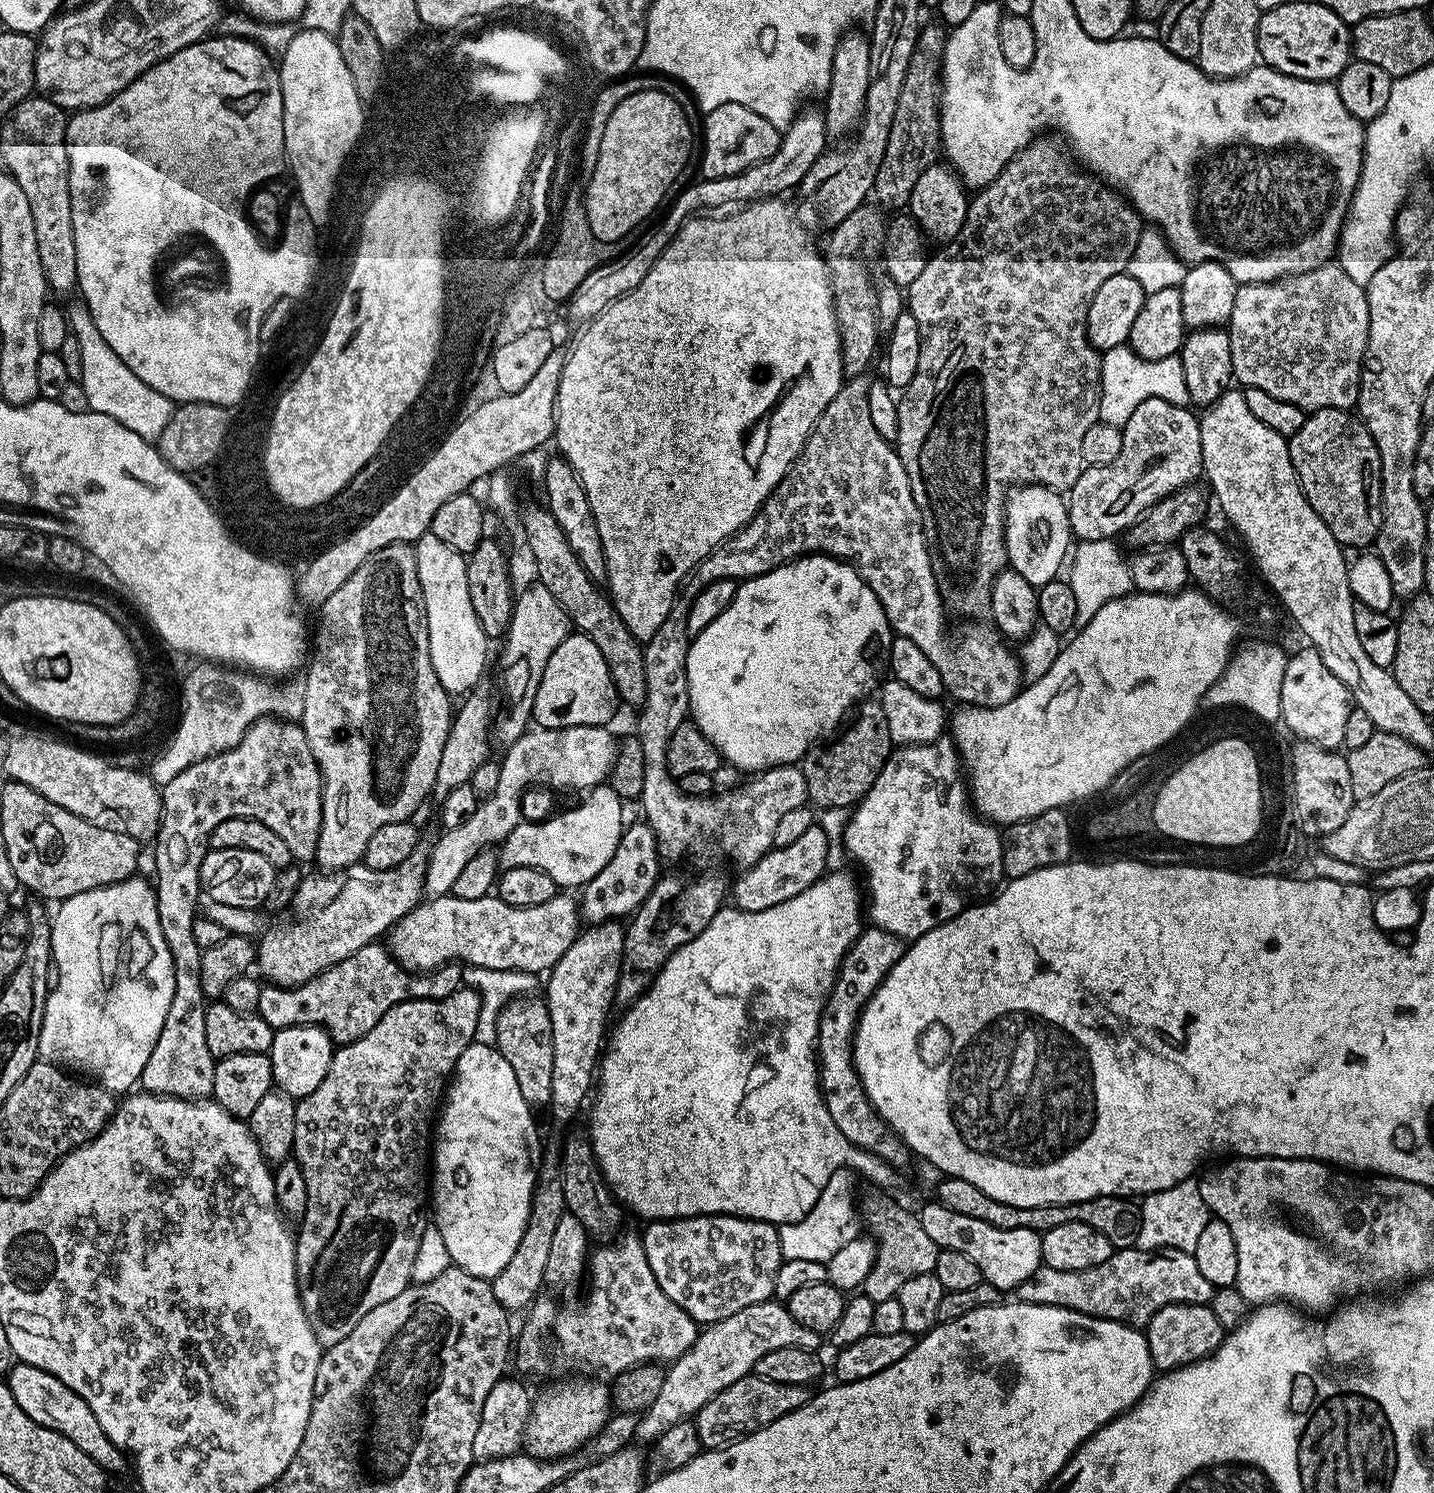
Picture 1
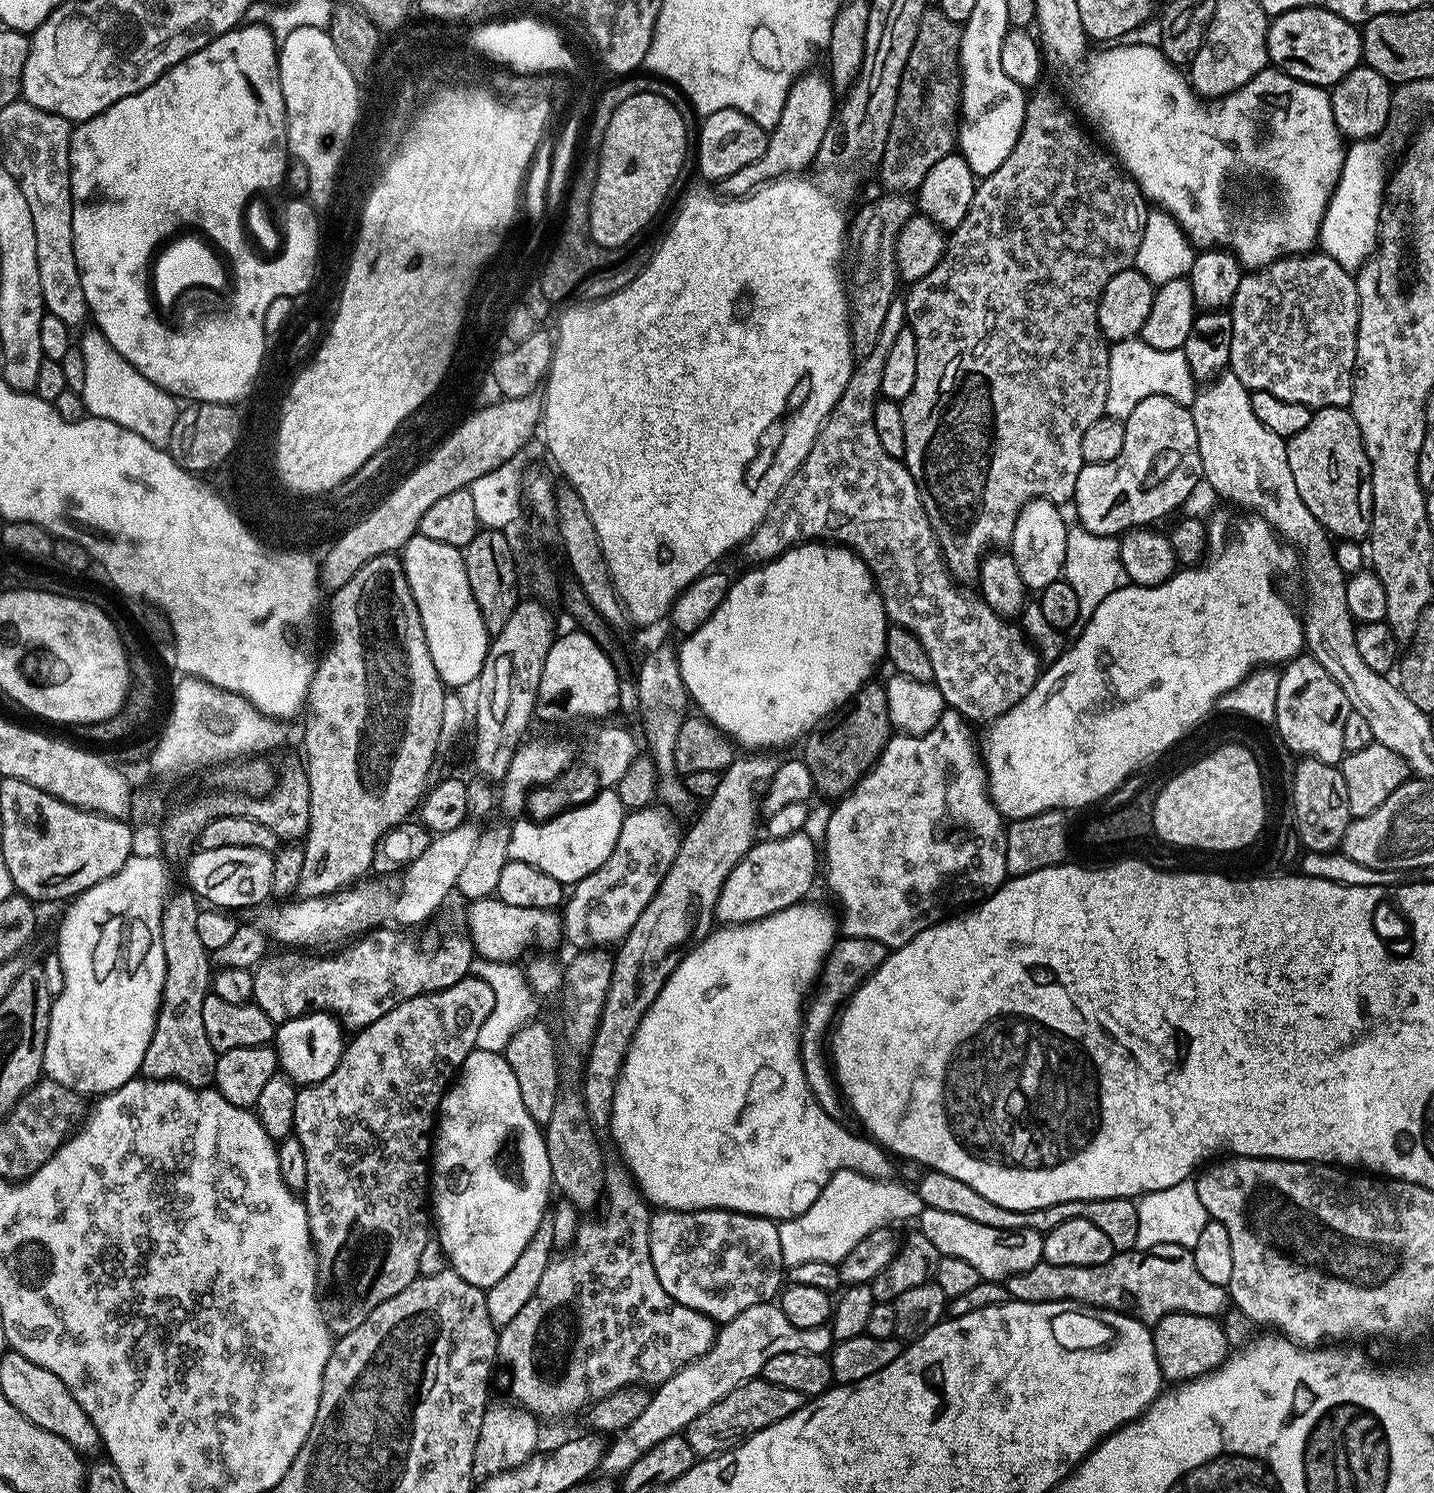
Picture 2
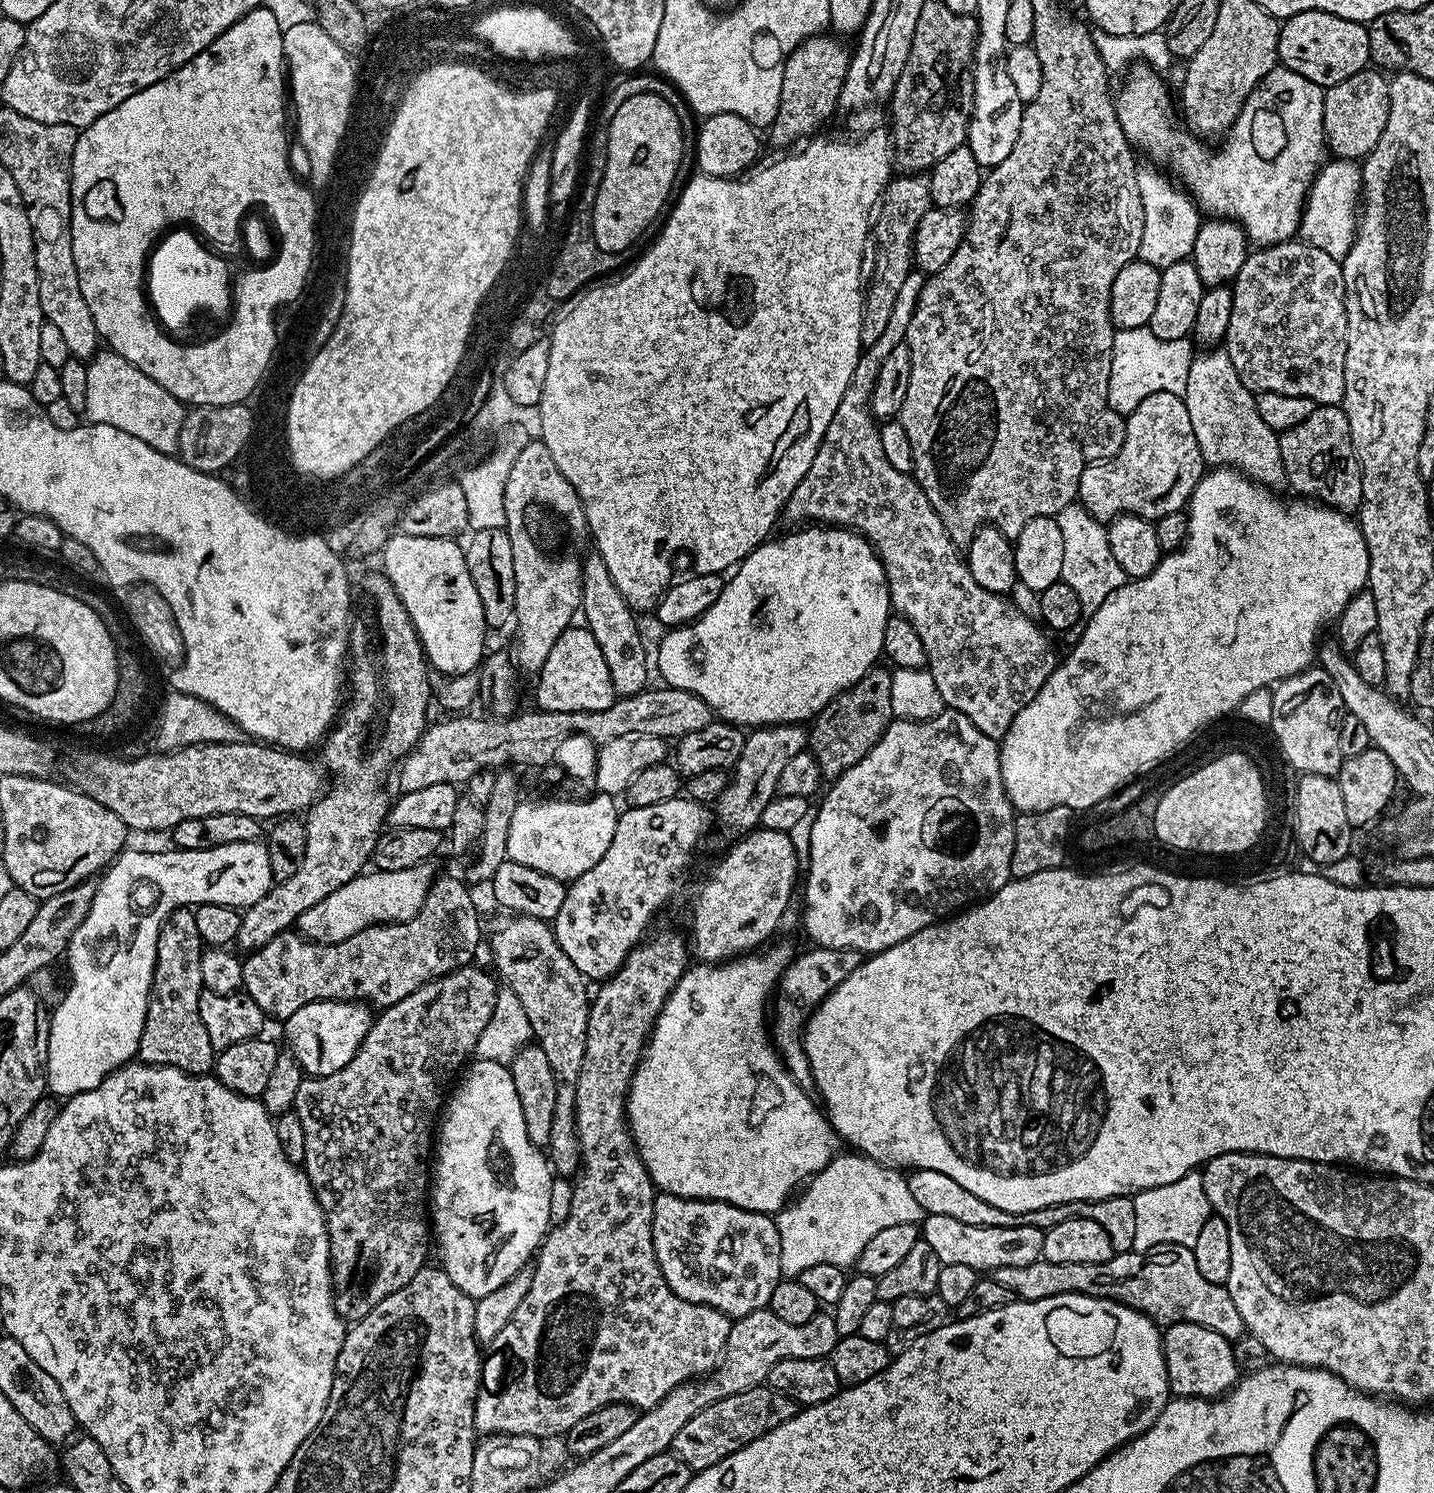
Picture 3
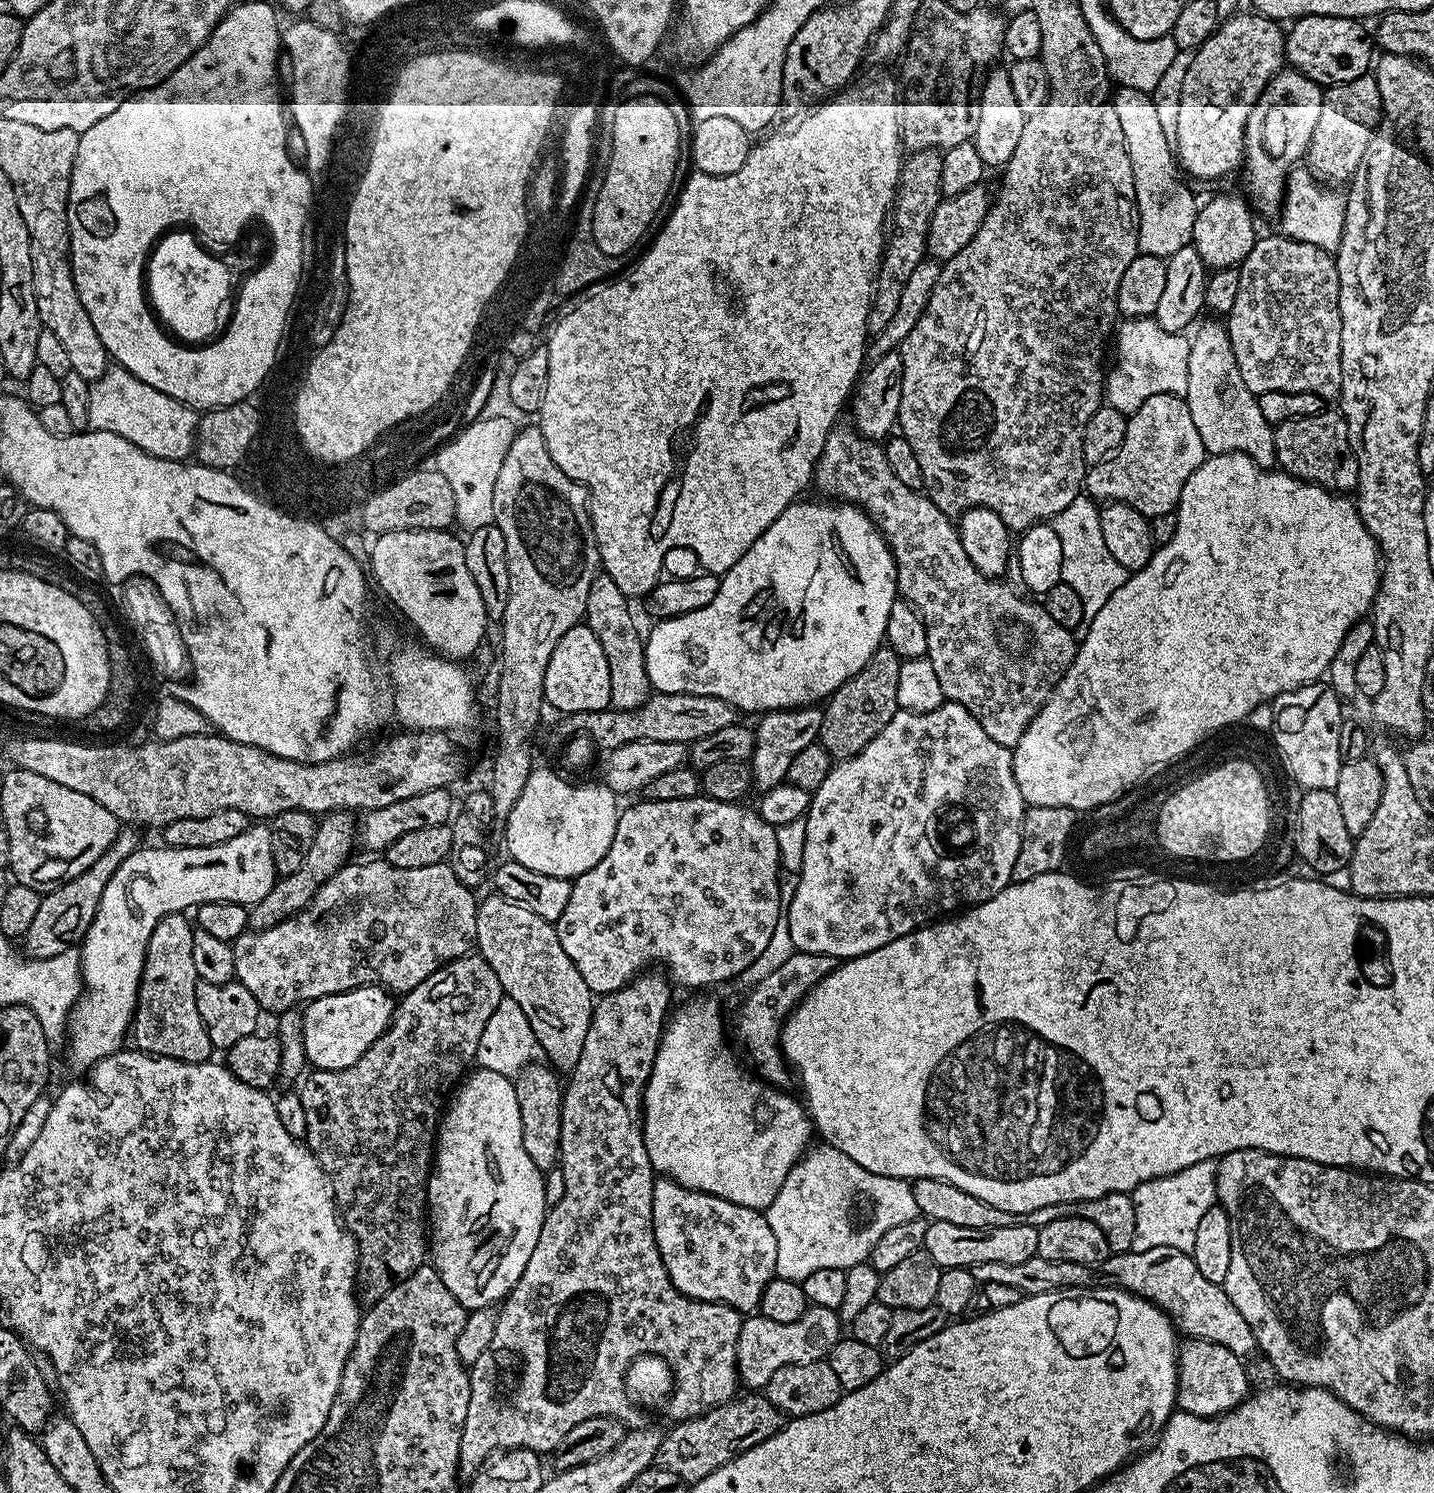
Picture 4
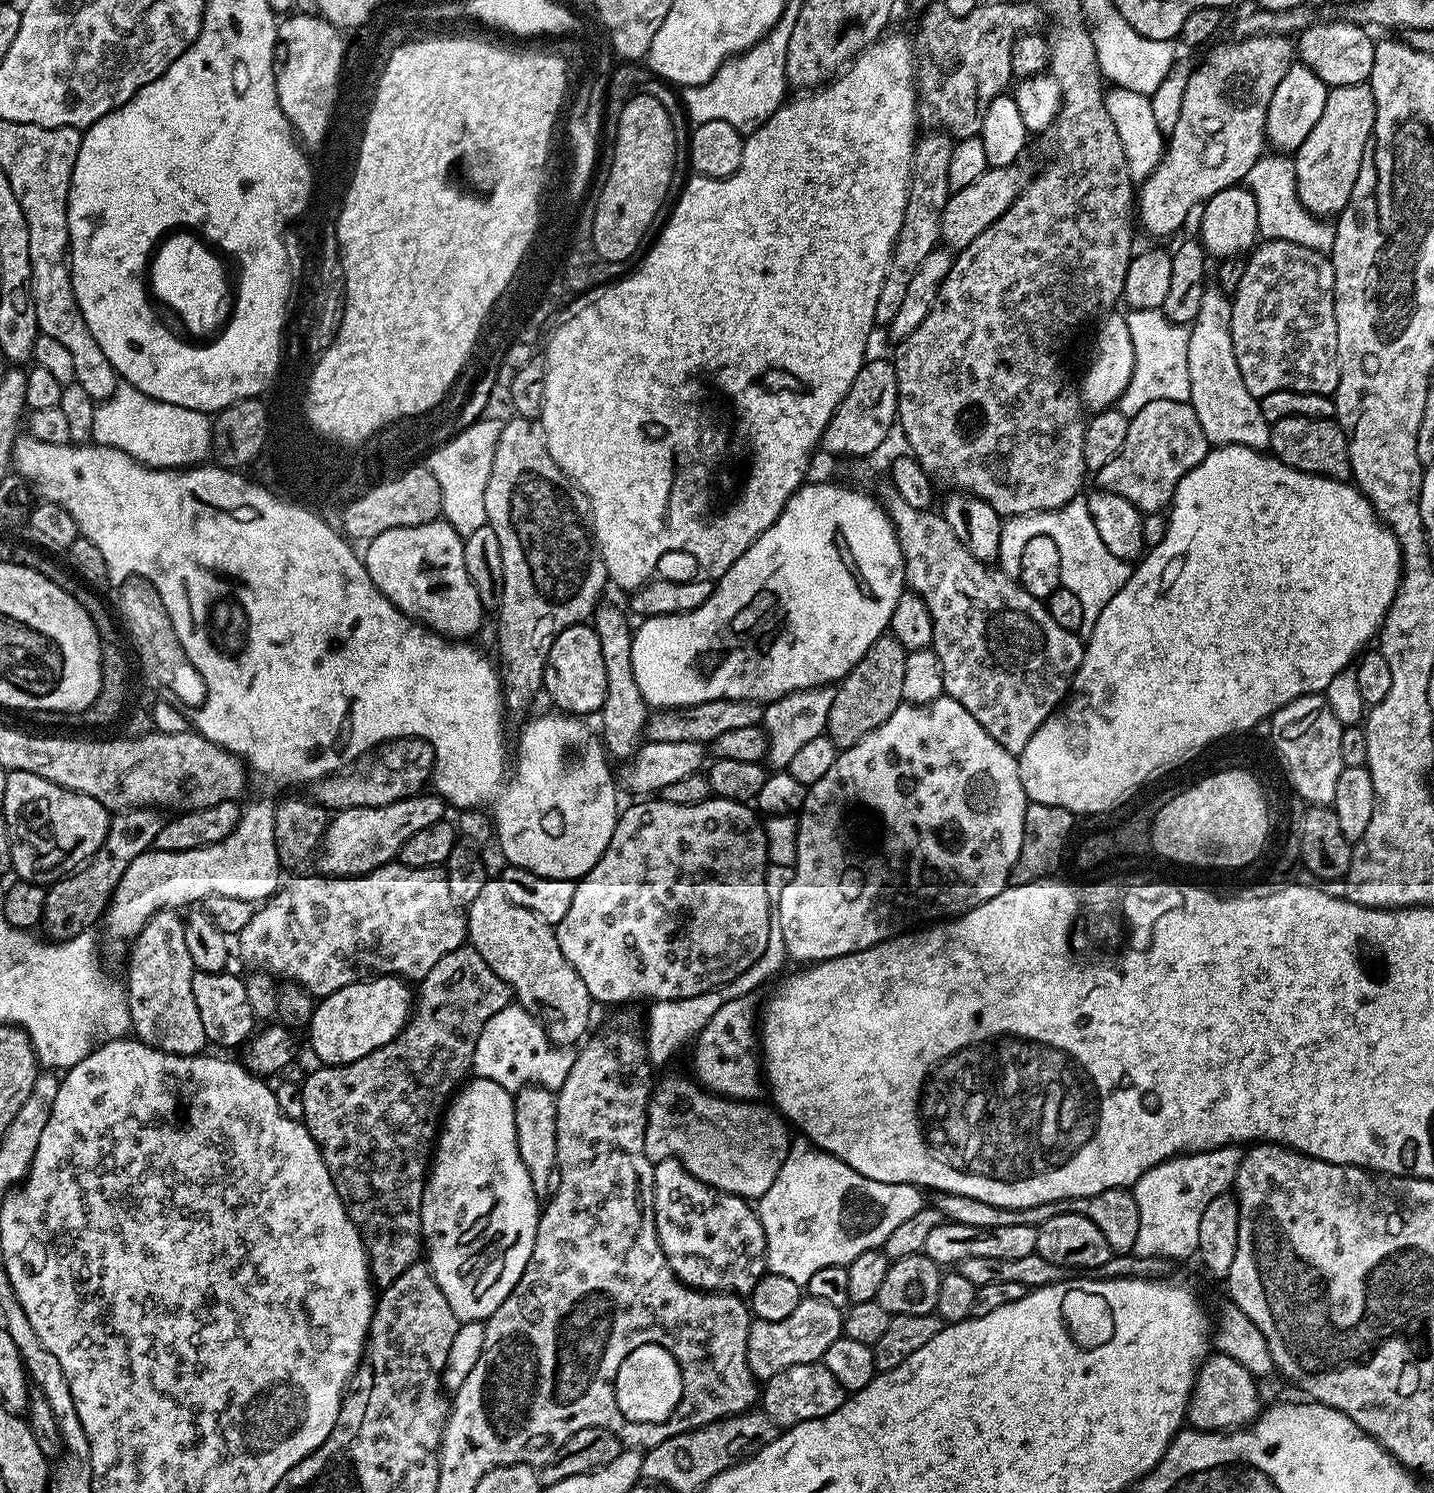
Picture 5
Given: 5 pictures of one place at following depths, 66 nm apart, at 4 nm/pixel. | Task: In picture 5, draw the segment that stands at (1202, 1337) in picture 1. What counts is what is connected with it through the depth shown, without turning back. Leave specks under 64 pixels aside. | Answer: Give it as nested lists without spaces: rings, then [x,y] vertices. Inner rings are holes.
[[[1221,1352],[1209,1355],[1196,1373],[1196,1384],[1188,1399],[1187,1419],[1191,1427],[1199,1428],[1201,1432],[1218,1432],[1251,1424],[1262,1411],[1256,1381],[1257,1377],[1252,1376],[1246,1366],[1234,1362],[1234,1358]]]

